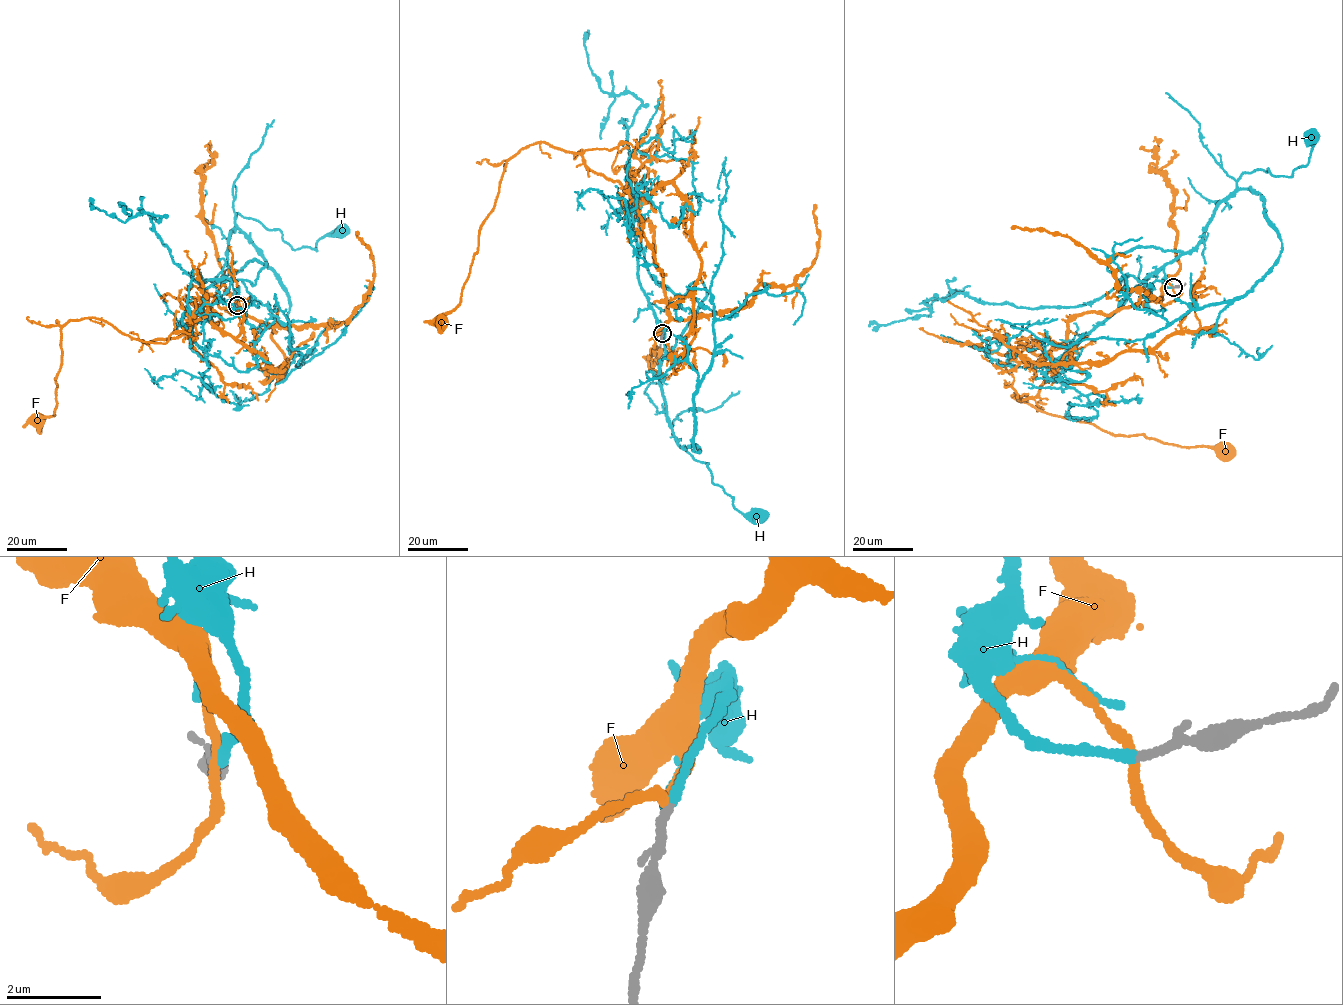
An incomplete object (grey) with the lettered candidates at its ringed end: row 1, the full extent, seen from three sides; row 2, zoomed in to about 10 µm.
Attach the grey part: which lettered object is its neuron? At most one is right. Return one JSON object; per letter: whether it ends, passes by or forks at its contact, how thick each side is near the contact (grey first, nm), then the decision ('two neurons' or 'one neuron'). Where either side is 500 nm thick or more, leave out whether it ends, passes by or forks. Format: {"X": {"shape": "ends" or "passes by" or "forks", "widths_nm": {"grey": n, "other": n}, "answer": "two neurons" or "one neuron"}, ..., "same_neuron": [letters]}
{"F": {"shape": "passes by", "widths_nm": {"grey": 130, "other": 200}, "answer": "two neurons"}, "H": {"shape": "passes by", "widths_nm": {"grey": 130, "other": 130}, "answer": "one neuron"}, "same_neuron": ["H"]}

